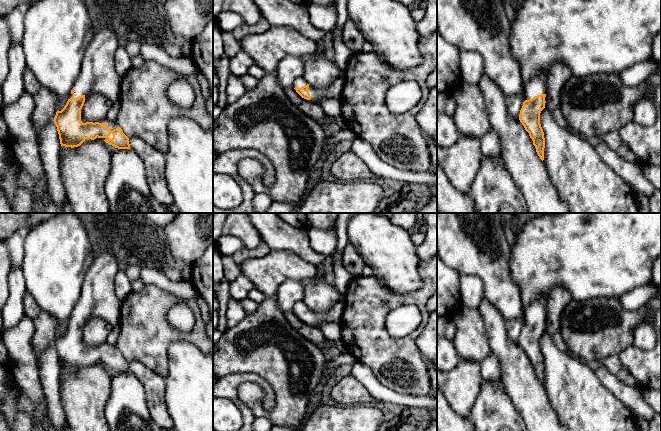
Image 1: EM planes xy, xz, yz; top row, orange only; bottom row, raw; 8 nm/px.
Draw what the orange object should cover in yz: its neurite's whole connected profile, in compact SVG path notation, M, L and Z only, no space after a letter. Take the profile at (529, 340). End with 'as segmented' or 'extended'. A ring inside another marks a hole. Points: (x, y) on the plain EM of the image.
M548 295L533 300L526 308L525 322L519 344L529 357L540 383L544 384L545 362L540 348L540 337L545 332Z | extended

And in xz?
M298 301L292 311L302 322L319 328L324 322L339 323L344 312L344 305L338 302L329 311L317 313L310 310L303 301Z | extended

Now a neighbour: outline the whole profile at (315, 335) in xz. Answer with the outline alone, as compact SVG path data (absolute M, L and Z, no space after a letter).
M293 311L285 312L285 317L289 324L304 338L319 345L326 338L320 328L311 327L302 322Z

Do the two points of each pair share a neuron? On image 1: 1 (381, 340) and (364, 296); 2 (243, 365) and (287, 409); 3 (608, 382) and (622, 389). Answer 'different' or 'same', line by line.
1: same
2: same
3: same

